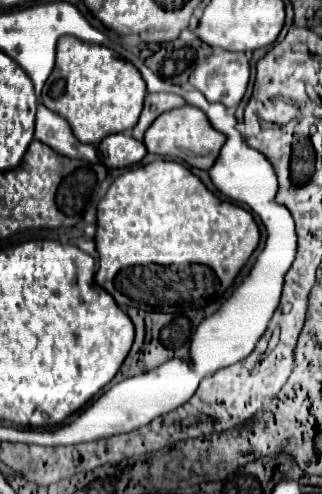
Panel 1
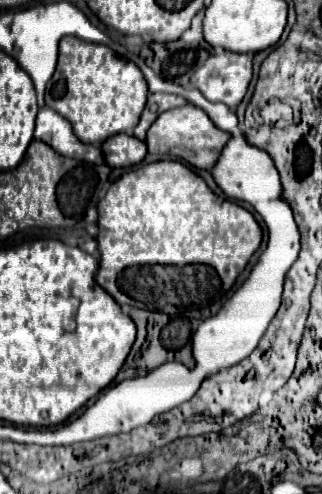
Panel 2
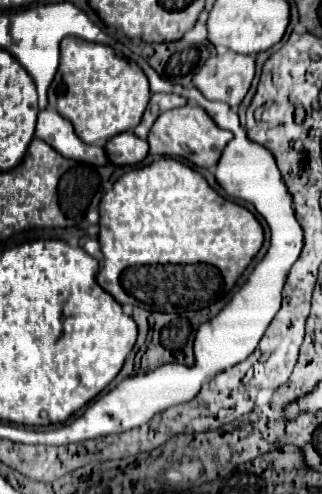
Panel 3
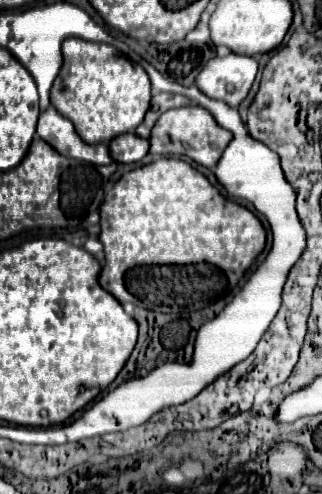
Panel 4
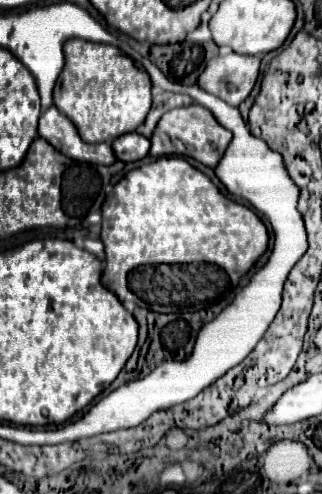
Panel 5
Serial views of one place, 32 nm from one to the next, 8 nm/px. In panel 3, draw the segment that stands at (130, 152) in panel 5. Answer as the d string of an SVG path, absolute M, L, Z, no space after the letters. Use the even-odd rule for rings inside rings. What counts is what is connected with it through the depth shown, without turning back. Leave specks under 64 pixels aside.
M118 134L108 140L106 154L112 164L136 164L148 154L148 142L136 134Z

